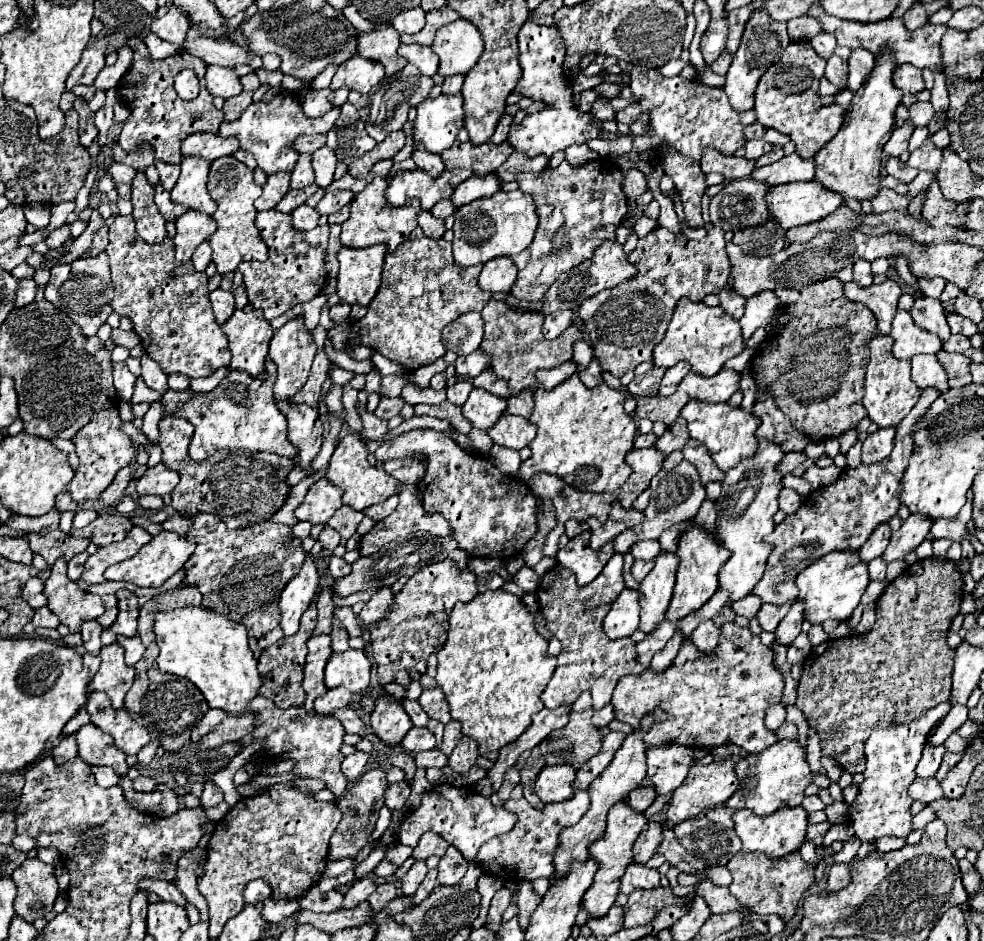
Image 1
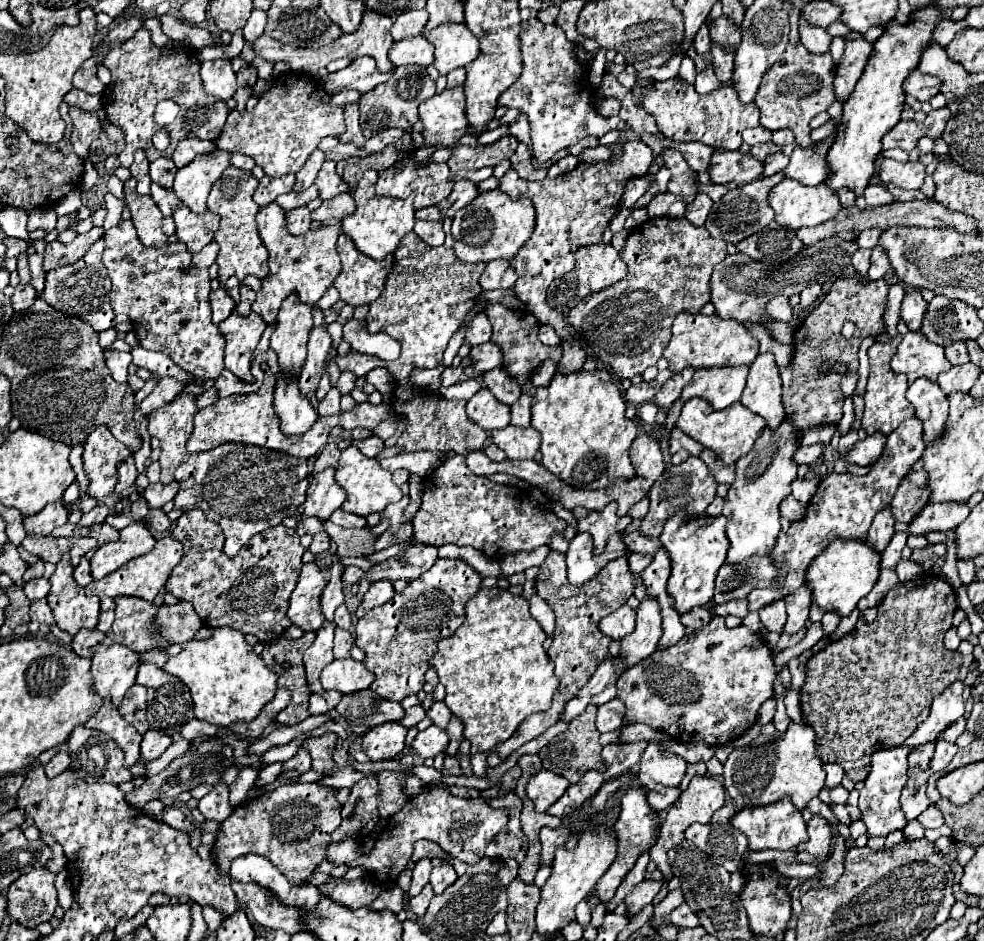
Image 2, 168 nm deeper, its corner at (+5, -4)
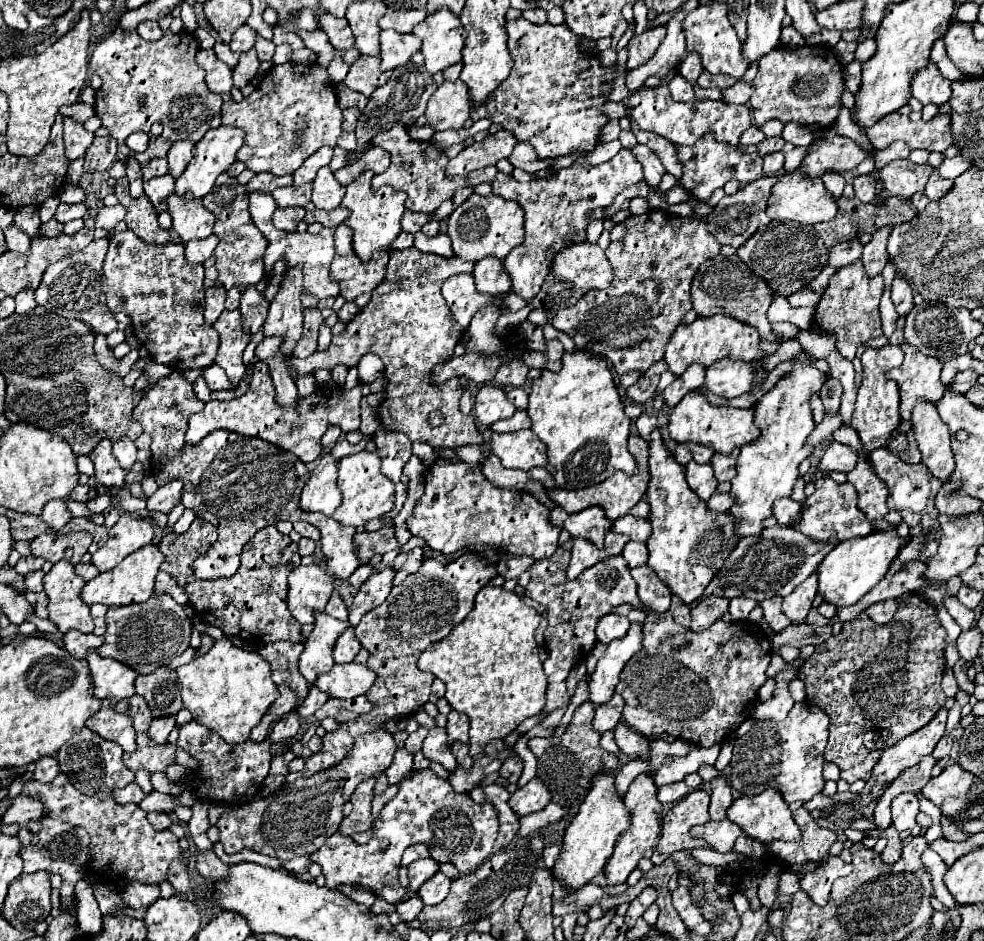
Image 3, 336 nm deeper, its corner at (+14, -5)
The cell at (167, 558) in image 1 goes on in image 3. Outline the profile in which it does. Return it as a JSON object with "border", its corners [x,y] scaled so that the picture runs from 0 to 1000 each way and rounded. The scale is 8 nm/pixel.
{"border":[[[148,579],[140,586],[136,586],[136,588],[132,588],[132,592],[128,592],[116,605],[108,607],[108,609],[102,609],[93,617],[89,617],[83,626],[83,639],[89,641],[89,643],[104,641],[104,643],[110,643],[110,645],[116,645],[116,643],[122,645],[122,643],[150,639],[150,634],[157,628],[157,613],[161,609],[165,596],[167,596],[167,590],[161,588],[159,579]]]}

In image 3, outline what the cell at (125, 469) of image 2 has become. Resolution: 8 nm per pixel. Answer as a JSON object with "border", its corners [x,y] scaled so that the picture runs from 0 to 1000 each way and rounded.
{"border":[[[130,464],[120,467],[116,471],[116,484],[120,486],[120,492],[132,501],[136,490],[138,490],[138,473],[136,473],[136,469],[132,469]]]}

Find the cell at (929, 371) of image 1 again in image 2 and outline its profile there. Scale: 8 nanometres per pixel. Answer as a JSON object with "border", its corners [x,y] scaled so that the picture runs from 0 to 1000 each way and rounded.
{"border":[[[936,400],[932,402],[924,414],[922,425],[930,431],[930,440],[938,448],[938,465],[940,470],[950,468],[956,463],[960,448],[962,448],[962,421],[954,412],[952,406]]]}

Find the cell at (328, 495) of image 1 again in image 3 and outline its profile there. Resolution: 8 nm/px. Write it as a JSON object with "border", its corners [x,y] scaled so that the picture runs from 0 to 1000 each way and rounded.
{"border":[[[329,481],[327,488],[321,490],[321,496],[317,498],[317,505],[307,522],[305,541],[337,547],[348,532],[348,524],[341,515],[341,509],[343,488],[339,488],[335,481]]]}

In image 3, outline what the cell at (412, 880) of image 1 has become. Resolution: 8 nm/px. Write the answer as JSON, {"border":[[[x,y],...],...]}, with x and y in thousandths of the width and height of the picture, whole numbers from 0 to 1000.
{"border":[[[425,913],[415,921],[415,934],[417,934],[417,945],[425,947],[431,936],[435,936],[441,928],[445,928],[447,917],[441,913]]]}

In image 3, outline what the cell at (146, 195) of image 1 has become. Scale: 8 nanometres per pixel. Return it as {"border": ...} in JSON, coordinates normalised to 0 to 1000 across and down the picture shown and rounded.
{"border":[[[128,188],[120,190],[116,205],[118,205],[120,214],[130,222],[130,228],[126,233],[130,237],[130,243],[134,243],[144,256],[167,259],[173,255],[171,244],[165,243],[161,239],[161,226],[159,226],[157,218],[148,211],[148,207],[140,209],[140,211],[134,211],[130,207],[130,190]]]}

